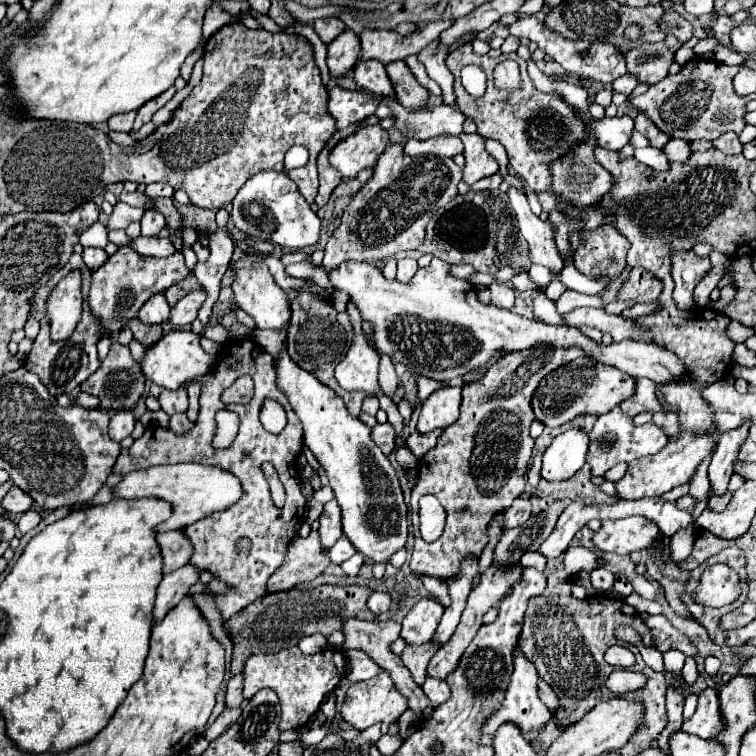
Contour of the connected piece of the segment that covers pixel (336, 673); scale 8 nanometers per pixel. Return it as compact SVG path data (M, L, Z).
M289 647L275 655L249 657L249 661L243 667L243 673L245 673L245 689L243 689L245 699L251 699L259 689L265 687L277 691L283 709L281 731L285 731L285 729L303 727L311 721L311 717L321 705L321 699L327 693L331 693L345 675L345 657L341 651L333 651L333 649L325 649L315 655L305 655L301 653L299 647Z

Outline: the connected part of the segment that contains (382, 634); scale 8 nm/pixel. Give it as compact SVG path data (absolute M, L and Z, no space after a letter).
M349 619L343 625L343 633L345 633L345 649L365 649L365 653L369 653L369 657L373 657L381 665L381 669L389 671L389 675L393 677L397 689L401 689L401 693L405 693L405 697L409 701L409 709L413 709L419 717L429 717L429 713L433 711L433 705L429 703L429 699L423 693L423 689L413 681L409 669L401 661L401 657L391 651L391 643L401 633L401 623L391 621L391 619L389 621L359 621L359 619Z

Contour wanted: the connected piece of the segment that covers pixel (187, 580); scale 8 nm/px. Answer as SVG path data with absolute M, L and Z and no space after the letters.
M189 563L163 577L163 581L157 589L157 601L155 601L155 609L153 609L155 621L163 619L167 615L167 611L171 611L187 595L191 585L195 585L199 581L201 571L203 569Z

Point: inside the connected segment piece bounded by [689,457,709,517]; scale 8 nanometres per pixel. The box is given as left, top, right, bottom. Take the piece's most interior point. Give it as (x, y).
(699, 485)

